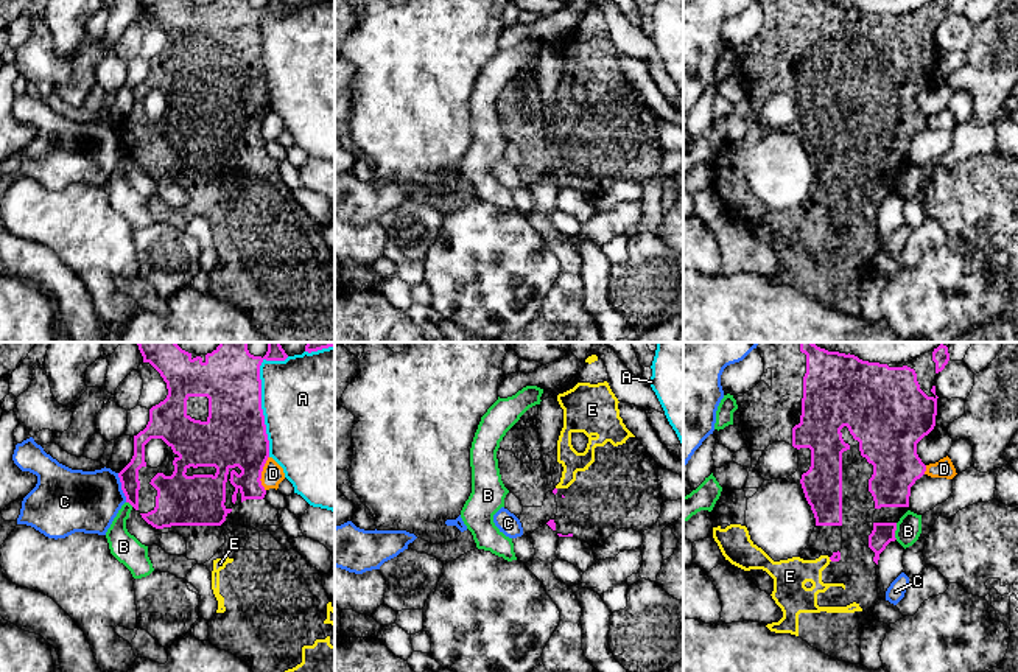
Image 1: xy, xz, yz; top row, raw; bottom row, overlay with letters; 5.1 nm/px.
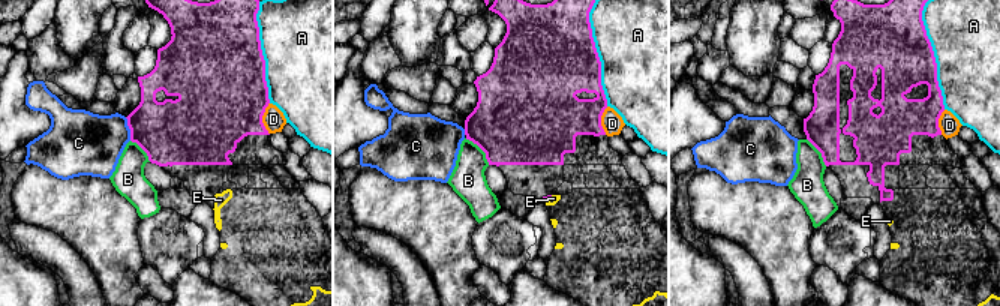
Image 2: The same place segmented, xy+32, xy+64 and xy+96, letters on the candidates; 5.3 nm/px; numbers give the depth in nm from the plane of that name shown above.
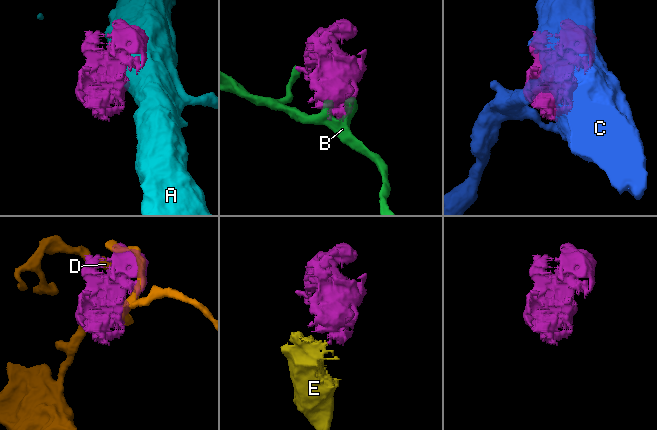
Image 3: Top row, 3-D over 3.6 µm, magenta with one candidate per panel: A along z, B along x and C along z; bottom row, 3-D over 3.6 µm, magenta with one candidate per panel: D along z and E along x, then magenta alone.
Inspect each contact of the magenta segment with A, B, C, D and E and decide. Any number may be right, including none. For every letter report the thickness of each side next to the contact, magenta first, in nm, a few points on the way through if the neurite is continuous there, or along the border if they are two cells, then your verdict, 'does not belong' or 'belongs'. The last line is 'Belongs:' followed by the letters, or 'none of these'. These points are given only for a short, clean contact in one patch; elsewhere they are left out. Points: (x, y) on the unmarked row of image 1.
A: calibres 320 and 480 nm; does not belong
B: calibres 110 and 130 nm; does not belong
C: calibres 140 and 320 nm; does not belong
D: calibres 320 and 110 nm; does not belong
E: calibres 50 and 180 nm; belongs
Belongs: E

